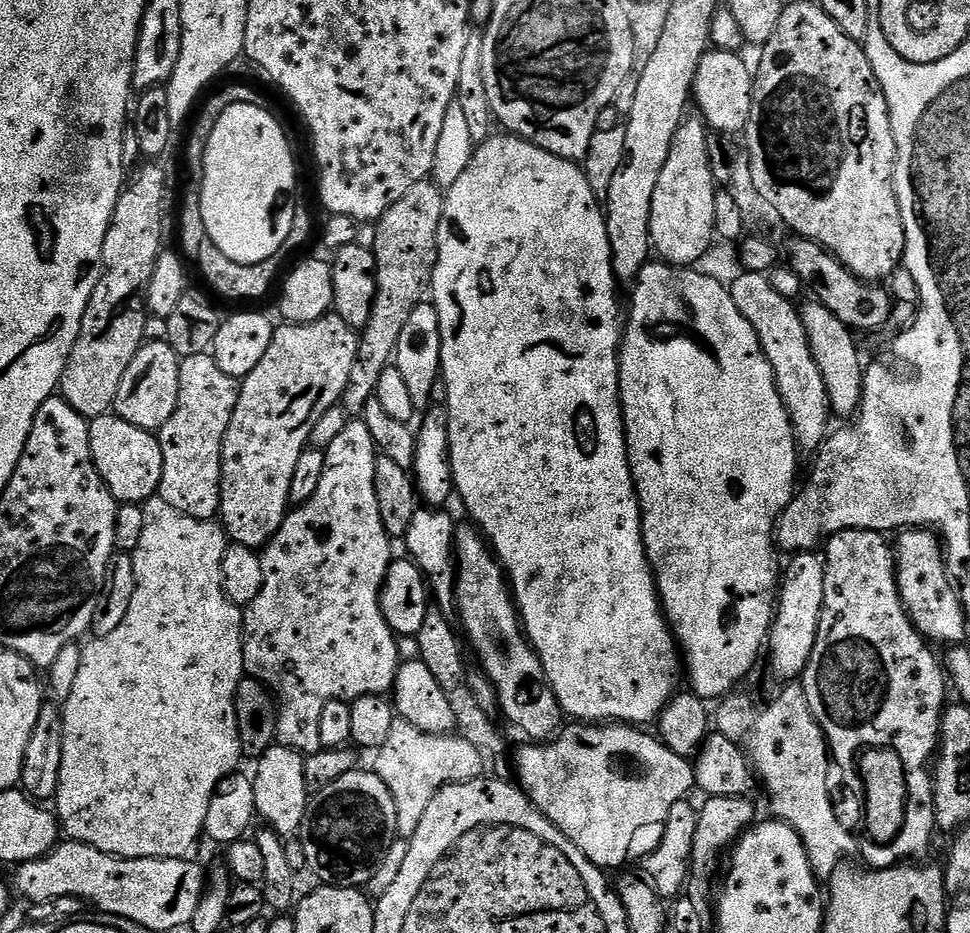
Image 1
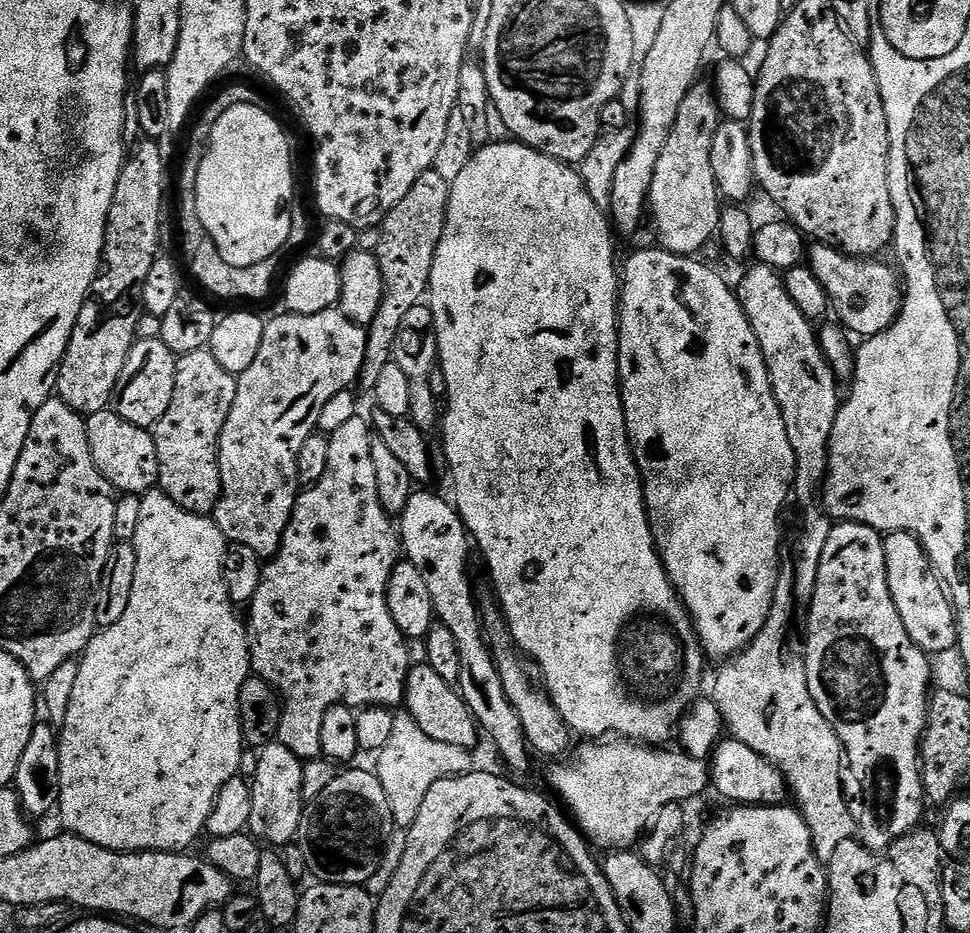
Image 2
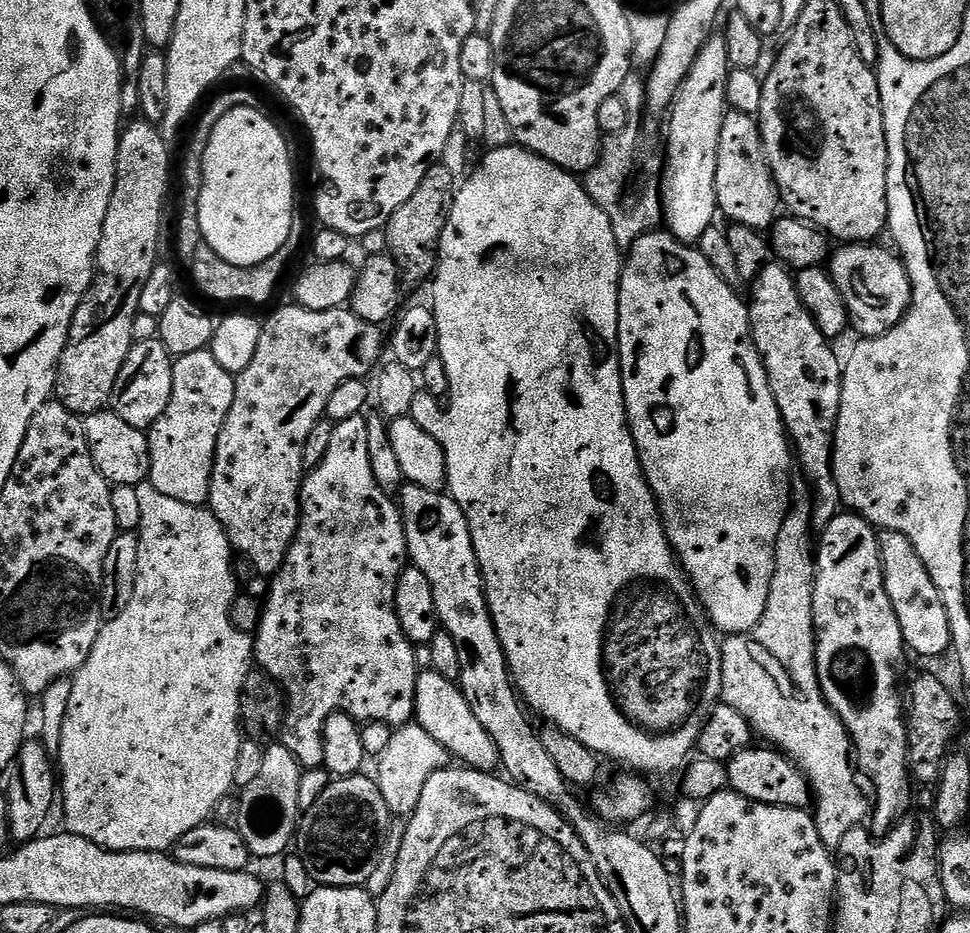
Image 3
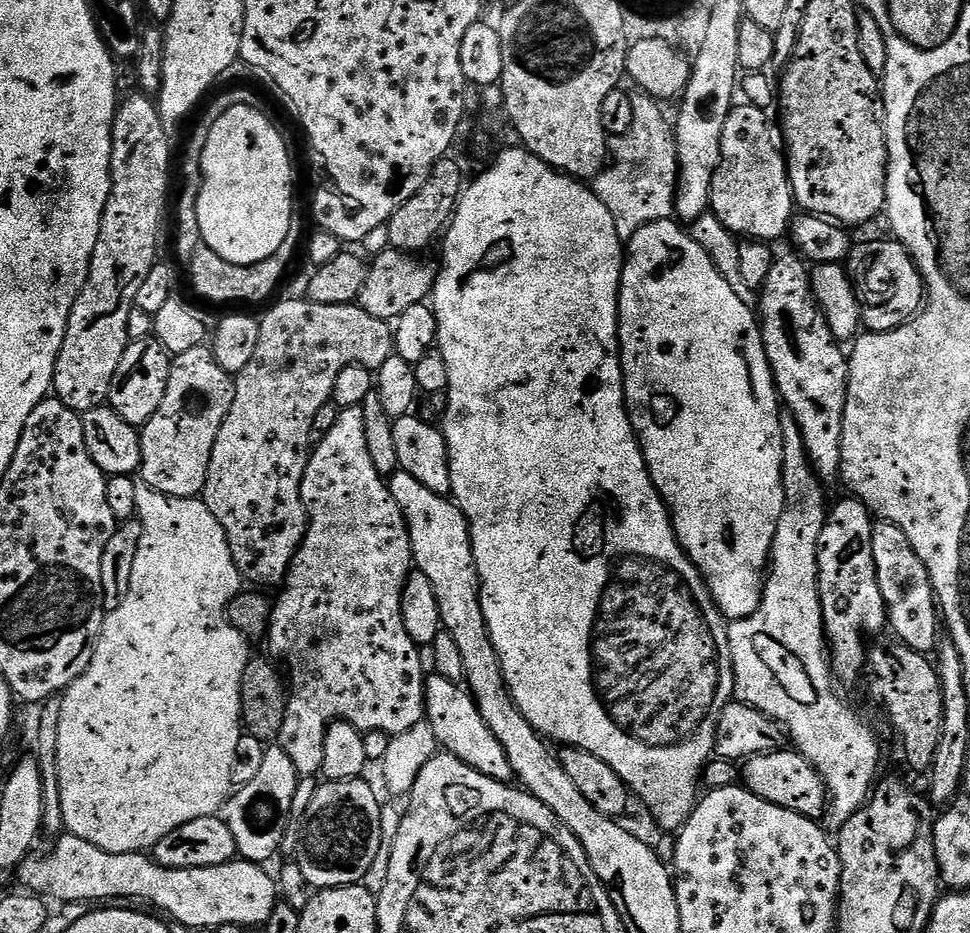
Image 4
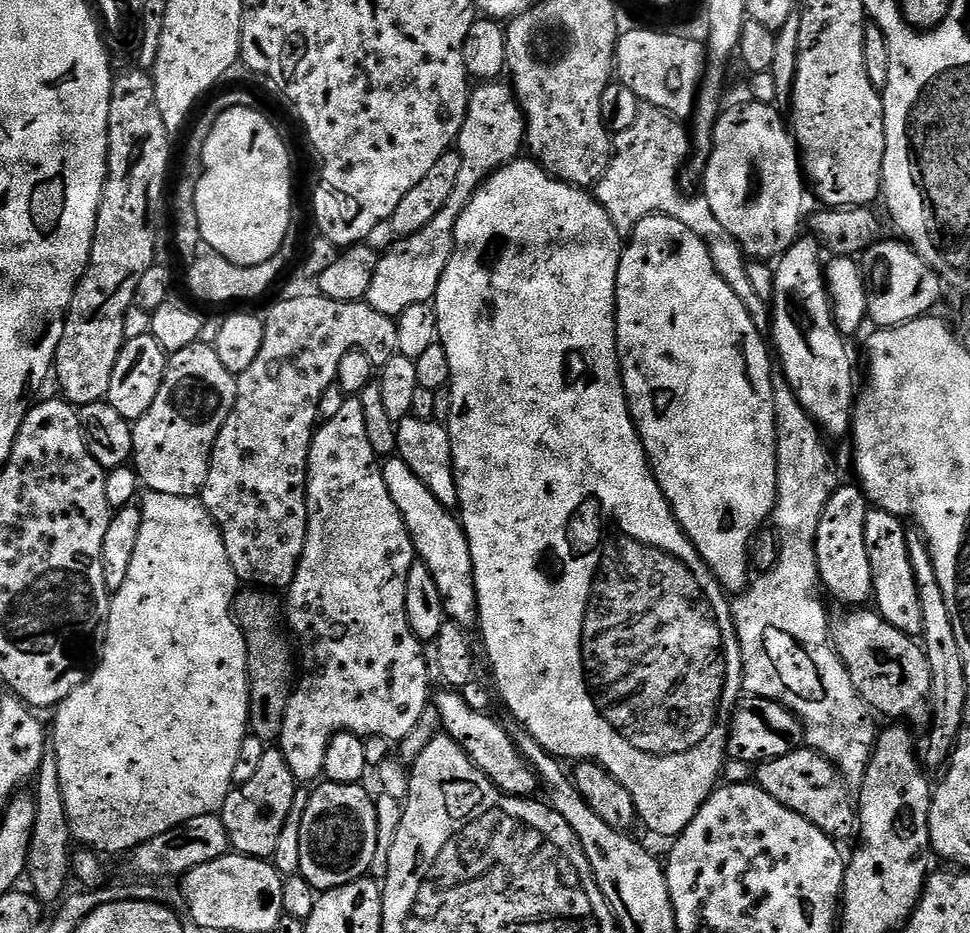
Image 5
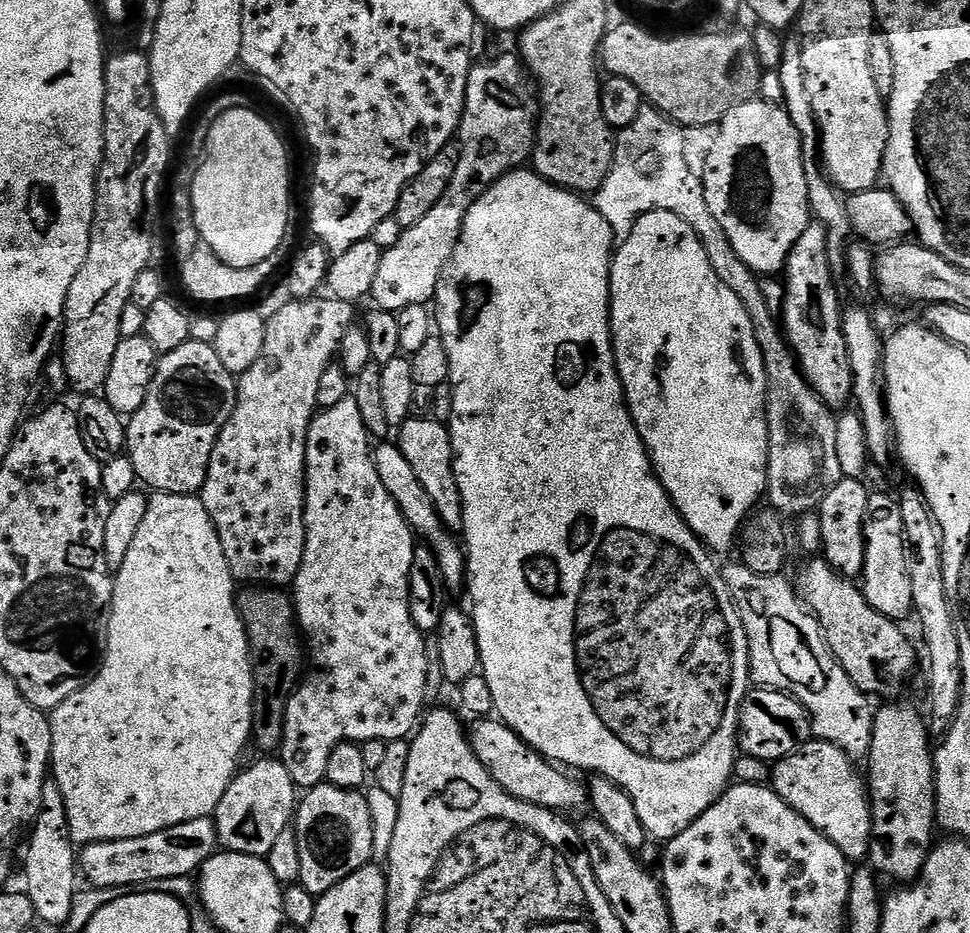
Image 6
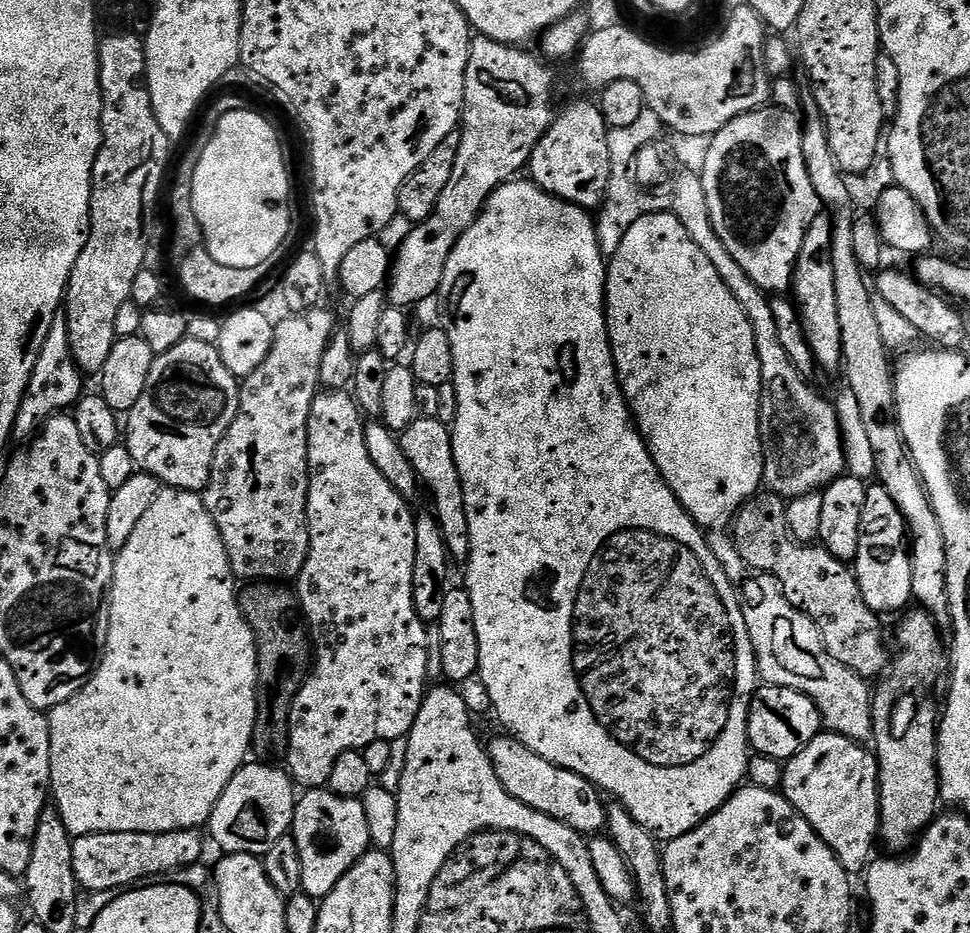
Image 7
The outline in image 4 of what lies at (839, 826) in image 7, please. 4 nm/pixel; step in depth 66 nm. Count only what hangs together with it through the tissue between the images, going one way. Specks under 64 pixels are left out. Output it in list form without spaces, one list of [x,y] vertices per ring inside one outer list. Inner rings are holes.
[[[795,750],[784,751],[760,752],[743,761],[743,787],[758,794],[758,798],[762,798],[766,802],[774,802],[774,806],[794,810],[794,814],[813,818],[823,817],[829,801],[828,790],[824,787],[824,779],[818,774],[818,770],[814,770],[814,766],[805,756],[801,756]]]

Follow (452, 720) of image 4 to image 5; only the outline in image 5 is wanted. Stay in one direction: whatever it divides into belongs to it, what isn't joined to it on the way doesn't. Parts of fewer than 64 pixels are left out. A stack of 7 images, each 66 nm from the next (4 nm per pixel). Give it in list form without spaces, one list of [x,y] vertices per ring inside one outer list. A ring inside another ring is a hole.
[[[443,690],[444,692],[435,693],[434,712],[438,717],[438,724],[441,729],[465,752],[466,755],[494,782],[494,786],[499,788],[505,796],[522,796],[532,798],[537,795],[538,781],[536,773],[532,767],[524,761],[516,743],[512,741],[511,731],[503,728],[492,716],[487,716],[484,712],[479,712],[476,708],[471,708],[463,700],[461,693],[456,690]]]

